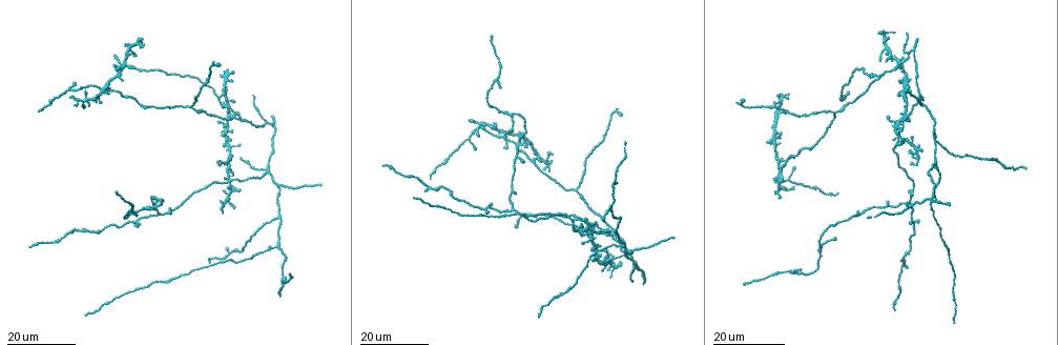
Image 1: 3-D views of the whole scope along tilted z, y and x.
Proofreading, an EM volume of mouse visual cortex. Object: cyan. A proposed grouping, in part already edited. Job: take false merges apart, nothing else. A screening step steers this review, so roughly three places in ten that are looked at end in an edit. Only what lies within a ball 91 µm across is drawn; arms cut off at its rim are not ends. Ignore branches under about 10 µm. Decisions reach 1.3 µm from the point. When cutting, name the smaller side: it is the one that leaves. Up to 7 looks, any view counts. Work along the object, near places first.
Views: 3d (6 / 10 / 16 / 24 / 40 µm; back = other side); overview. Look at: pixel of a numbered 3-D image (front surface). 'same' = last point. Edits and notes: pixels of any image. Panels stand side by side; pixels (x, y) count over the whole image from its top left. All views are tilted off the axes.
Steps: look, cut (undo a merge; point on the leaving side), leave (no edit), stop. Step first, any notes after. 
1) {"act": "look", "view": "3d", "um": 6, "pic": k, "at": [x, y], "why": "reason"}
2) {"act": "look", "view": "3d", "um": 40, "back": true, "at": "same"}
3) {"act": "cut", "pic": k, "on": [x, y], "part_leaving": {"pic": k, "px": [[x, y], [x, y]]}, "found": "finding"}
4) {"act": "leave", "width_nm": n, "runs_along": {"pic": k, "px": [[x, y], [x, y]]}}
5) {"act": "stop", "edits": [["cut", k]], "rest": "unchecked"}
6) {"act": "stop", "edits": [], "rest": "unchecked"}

{"act": "look", "view": "3d", "um": 16, "pic": 1, "at": [497, 137], "why": "branch point"}

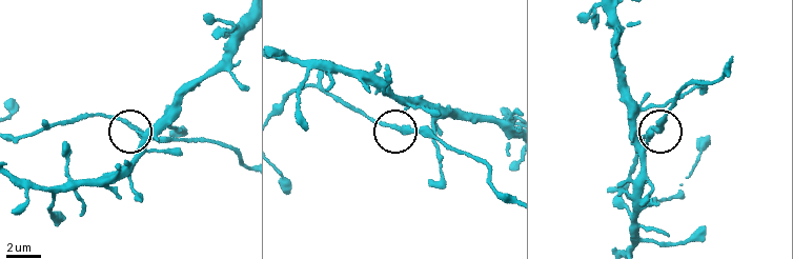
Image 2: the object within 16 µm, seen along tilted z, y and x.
{"act": "look", "view": "3d", "um": 10, "pic": 2, "at": [401, 128], "why": "closer look"}

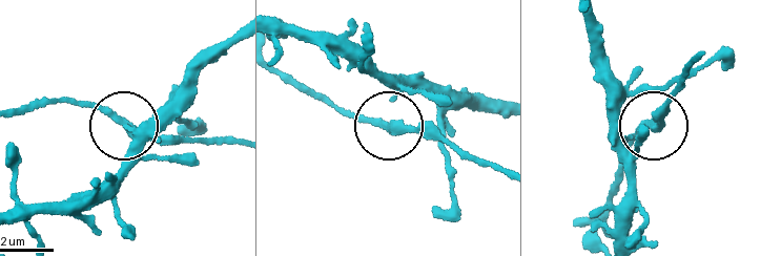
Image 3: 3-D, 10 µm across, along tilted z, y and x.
{"act": "leave", "width_nm": 240, "found": "all the same neuron"}

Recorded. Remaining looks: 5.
{"act": "look", "view": "3d", "um": 24, "pic": 1, "at": [279, 184], "why": "branch point"}

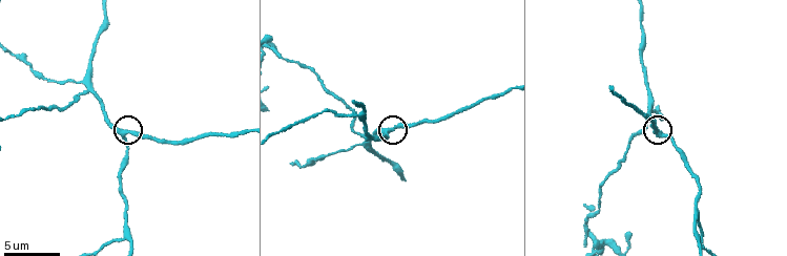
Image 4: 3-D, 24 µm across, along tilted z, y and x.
{"act": "look", "view": "3d", "um": 10, "pic": 4, "at": [122, 133]}

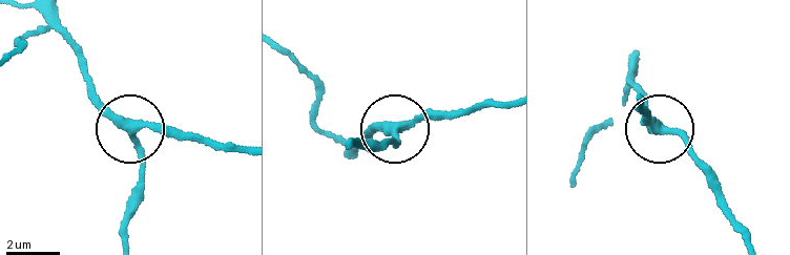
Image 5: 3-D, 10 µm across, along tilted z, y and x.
{"act": "leave", "width_nm": 280, "found": "all the same neuron"}

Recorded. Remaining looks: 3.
{"act": "look", "view": "3d", "um": 24, "pic": 1, "at": [244, 120], "why": "two arms in line, one across"}

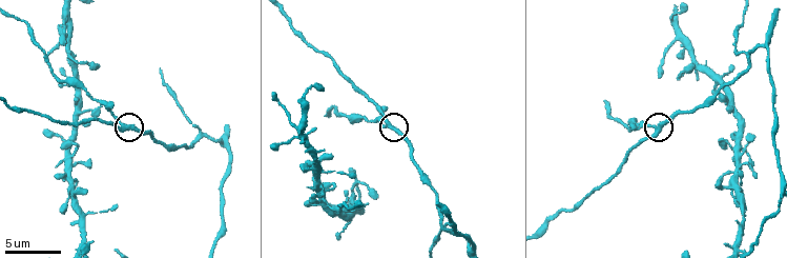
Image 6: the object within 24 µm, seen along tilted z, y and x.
{"act": "look", "view": "3d", "um": 10, "pic": 6, "at": [656, 128]}

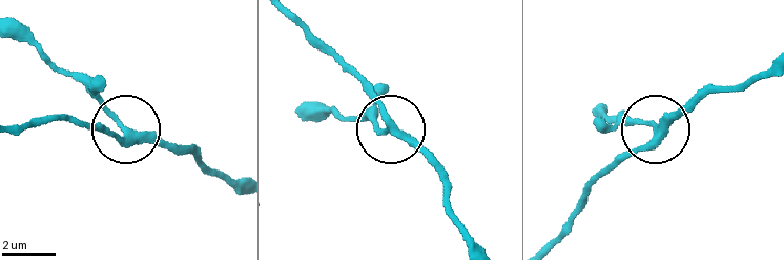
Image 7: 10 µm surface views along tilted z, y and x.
{"act": "leave", "width_nm": 250, "runs_along": {"pic": 7, "px": [[475, 241], [453, 213], [441, 172], [365, 117]]}, "found": "all the same neuron"}

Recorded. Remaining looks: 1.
{"act": "stop", "edits": [], "rest": "unchecked"}

